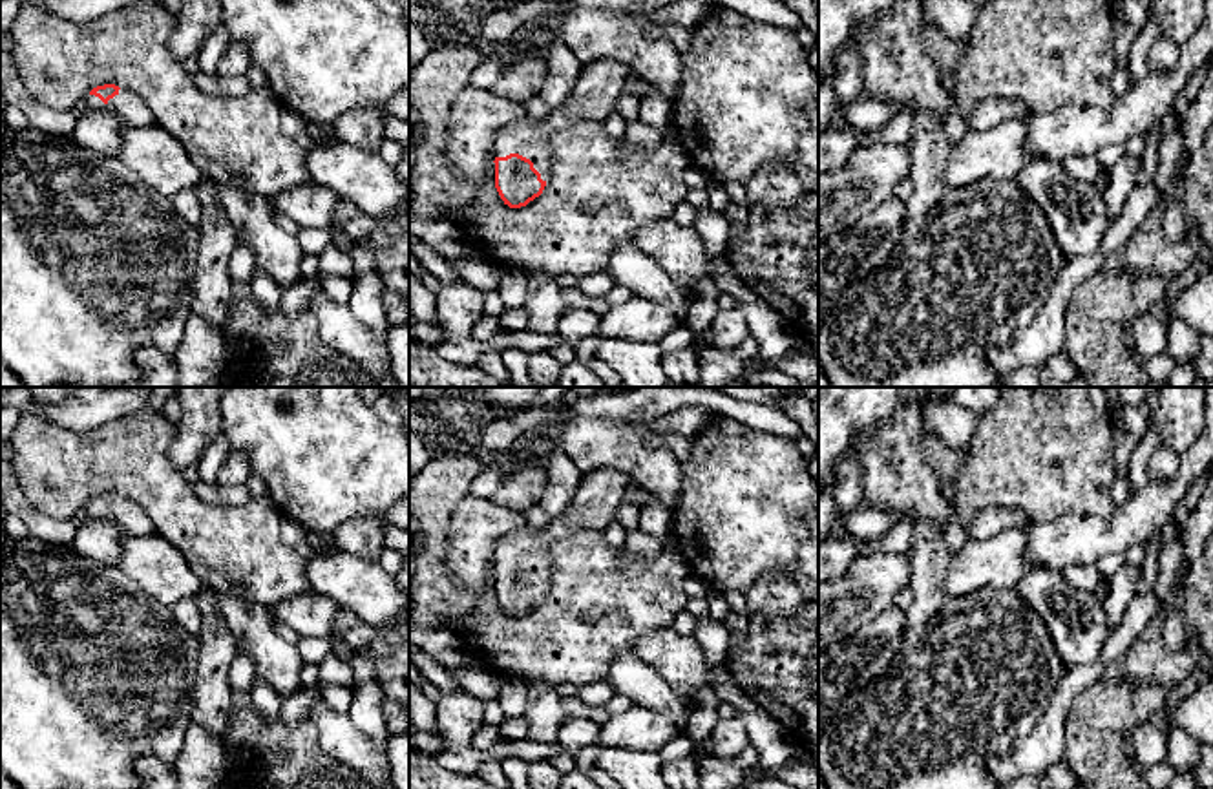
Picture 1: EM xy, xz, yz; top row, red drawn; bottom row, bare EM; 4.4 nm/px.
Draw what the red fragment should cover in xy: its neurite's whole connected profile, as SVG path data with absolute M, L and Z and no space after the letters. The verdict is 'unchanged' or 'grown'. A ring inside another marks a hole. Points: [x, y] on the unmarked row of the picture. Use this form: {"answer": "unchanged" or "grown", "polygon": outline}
{"answer": "grown", "polygon": "M115 493L97 495L90 500L84 513L88 519L108 519L119 526L124 535L152 535L155 528L148 515L130 499Z"}

